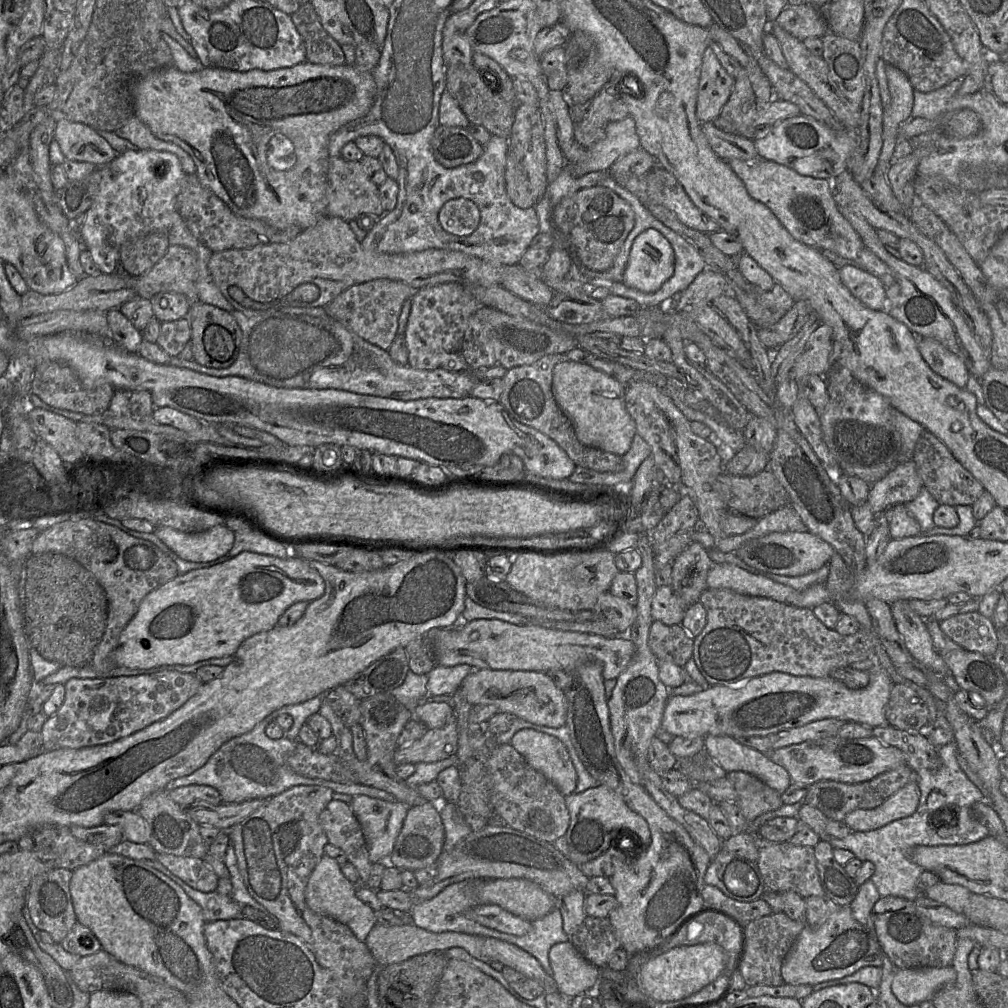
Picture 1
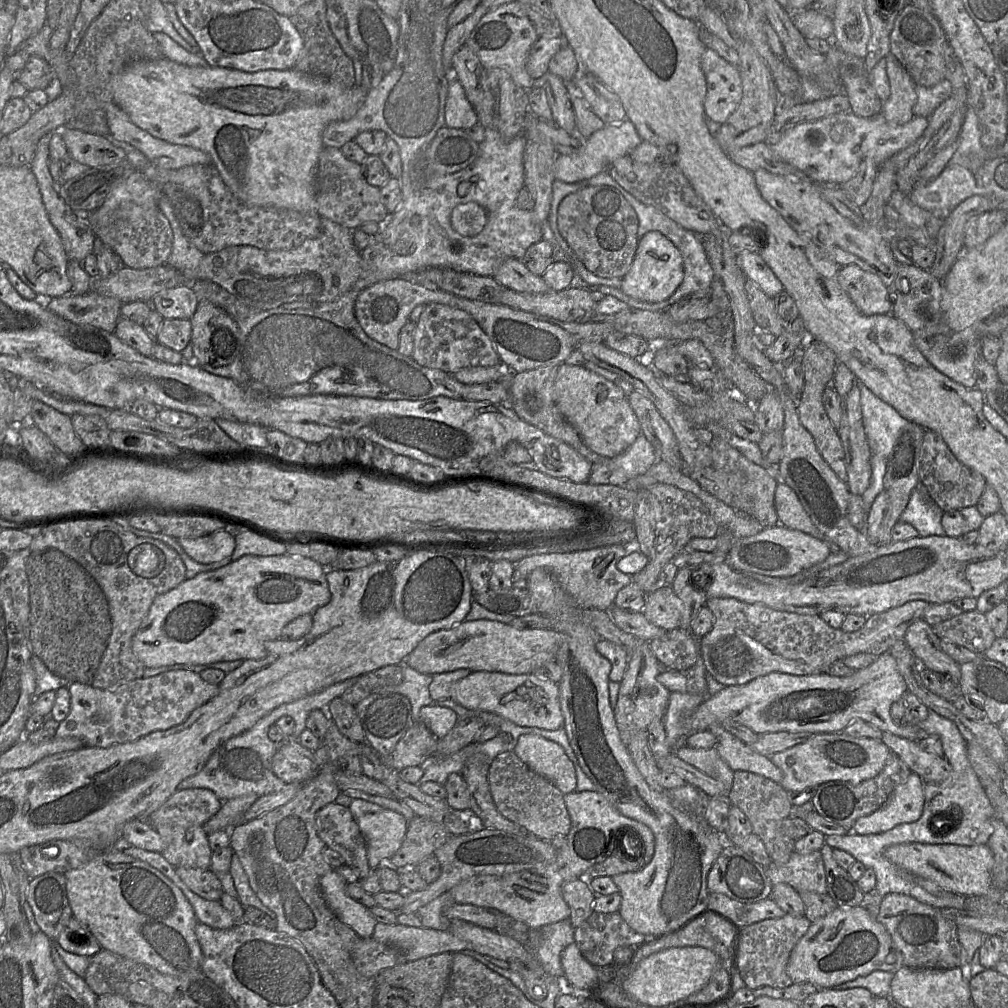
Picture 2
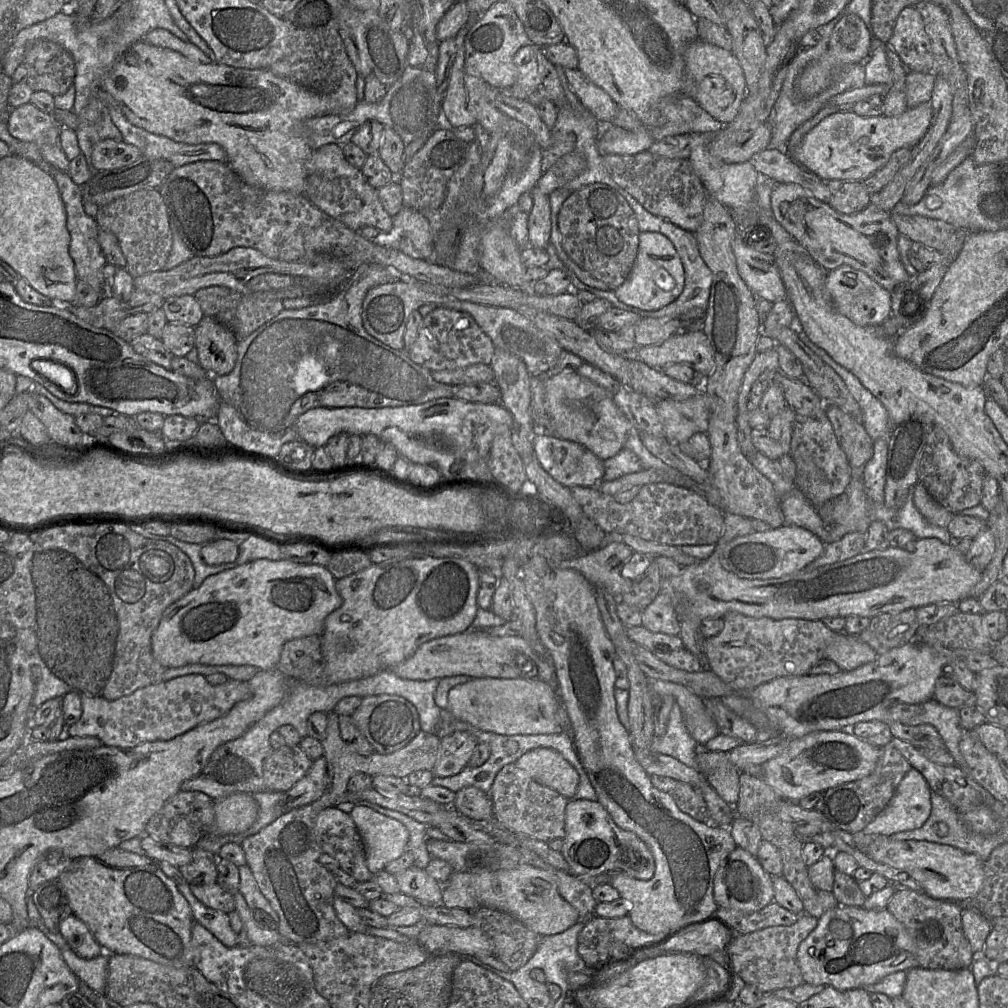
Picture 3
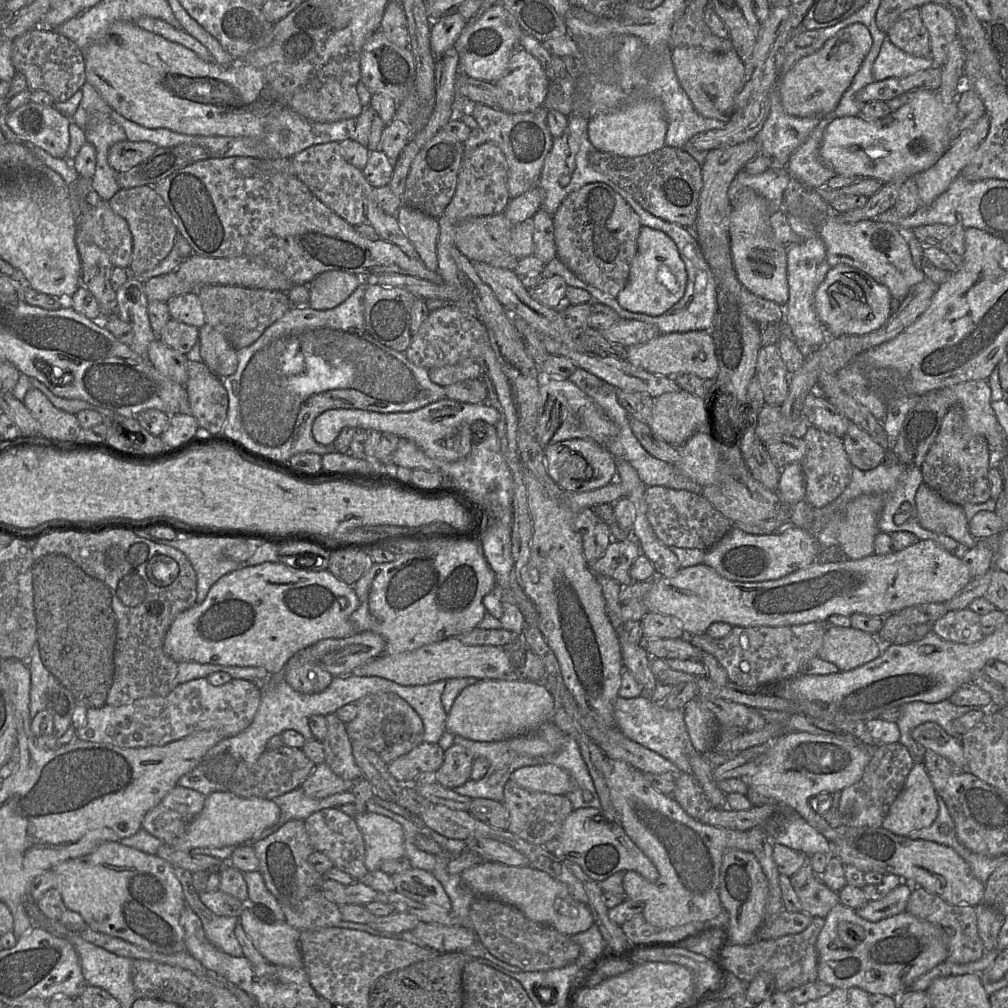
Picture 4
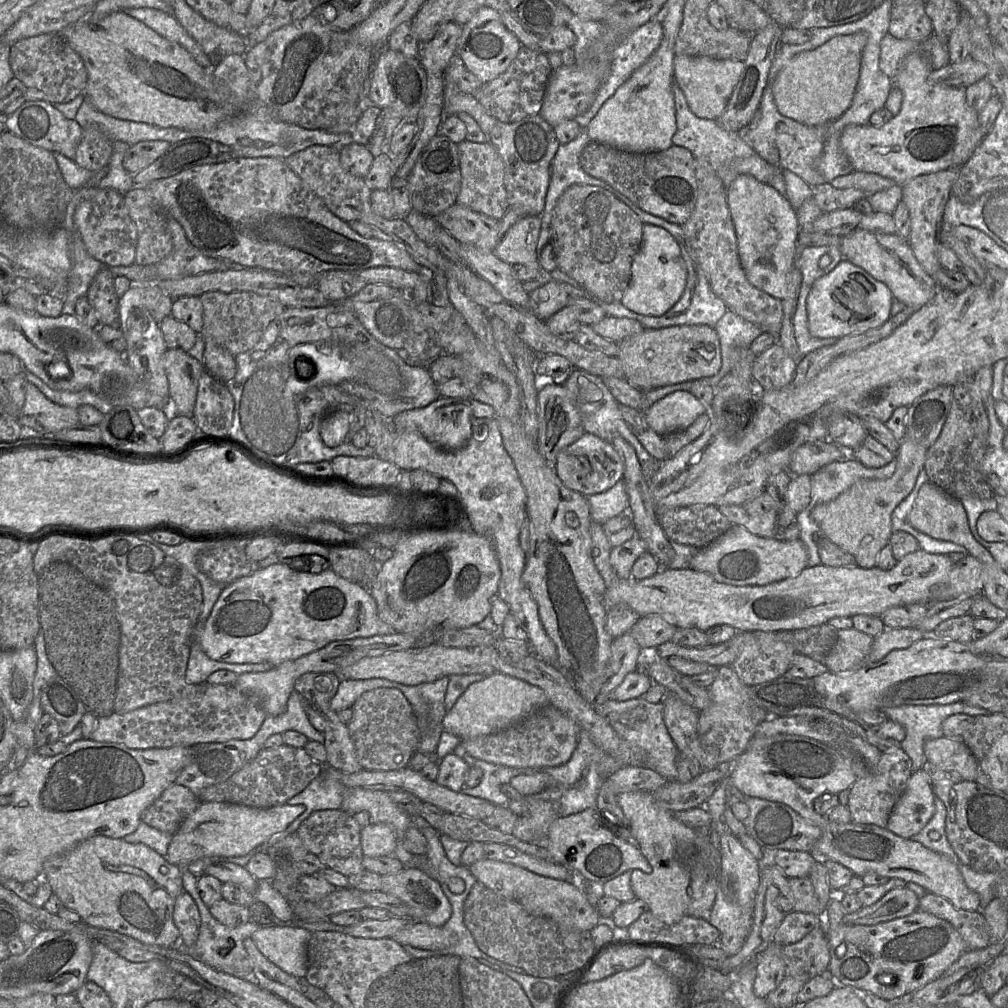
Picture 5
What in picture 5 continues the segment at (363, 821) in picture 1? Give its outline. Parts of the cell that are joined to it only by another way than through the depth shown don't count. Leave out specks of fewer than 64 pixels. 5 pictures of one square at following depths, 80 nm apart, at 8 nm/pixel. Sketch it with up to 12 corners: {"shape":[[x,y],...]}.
{"shape":[[385,823],[361,828],[368,857],[393,855],[395,831]]}

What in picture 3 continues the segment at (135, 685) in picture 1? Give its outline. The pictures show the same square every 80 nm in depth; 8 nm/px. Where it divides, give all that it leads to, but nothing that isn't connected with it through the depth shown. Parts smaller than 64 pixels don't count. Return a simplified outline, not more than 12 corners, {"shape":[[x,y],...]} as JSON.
{"shape":[[193,674],[81,696],[72,738],[133,748],[223,717],[248,681]]}

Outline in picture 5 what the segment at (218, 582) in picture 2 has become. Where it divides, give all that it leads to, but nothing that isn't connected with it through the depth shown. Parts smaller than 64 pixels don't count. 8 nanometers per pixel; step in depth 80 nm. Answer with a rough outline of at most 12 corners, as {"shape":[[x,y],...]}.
{"shape":[[276,563],[225,586],[194,641],[276,667],[394,633],[364,586]]}

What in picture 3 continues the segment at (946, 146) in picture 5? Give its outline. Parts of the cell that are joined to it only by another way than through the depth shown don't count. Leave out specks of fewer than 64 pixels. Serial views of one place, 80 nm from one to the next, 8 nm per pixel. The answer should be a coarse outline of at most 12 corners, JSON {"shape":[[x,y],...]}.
{"shape":[[931,102],[837,112],[790,156],[824,181],[865,180],[929,129]]}

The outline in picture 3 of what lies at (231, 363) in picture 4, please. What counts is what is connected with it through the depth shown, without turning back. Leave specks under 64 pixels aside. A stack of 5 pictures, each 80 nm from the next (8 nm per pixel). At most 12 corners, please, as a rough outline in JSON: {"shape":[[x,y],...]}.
{"shape":[[205,315],[194,328],[198,364],[229,374],[234,333]]}

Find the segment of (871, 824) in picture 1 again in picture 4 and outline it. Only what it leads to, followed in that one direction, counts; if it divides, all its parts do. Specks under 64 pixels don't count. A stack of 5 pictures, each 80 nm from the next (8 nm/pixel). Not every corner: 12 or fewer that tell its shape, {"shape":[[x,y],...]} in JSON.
{"shape":[[916,762],[882,828],[907,837],[937,816],[937,794]]}

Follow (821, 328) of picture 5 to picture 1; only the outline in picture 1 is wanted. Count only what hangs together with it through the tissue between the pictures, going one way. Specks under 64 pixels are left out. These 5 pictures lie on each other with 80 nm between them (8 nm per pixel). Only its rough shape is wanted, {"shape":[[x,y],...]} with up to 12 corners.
{"shape":[[853,265],[841,281],[865,306],[887,307],[879,277]]}

